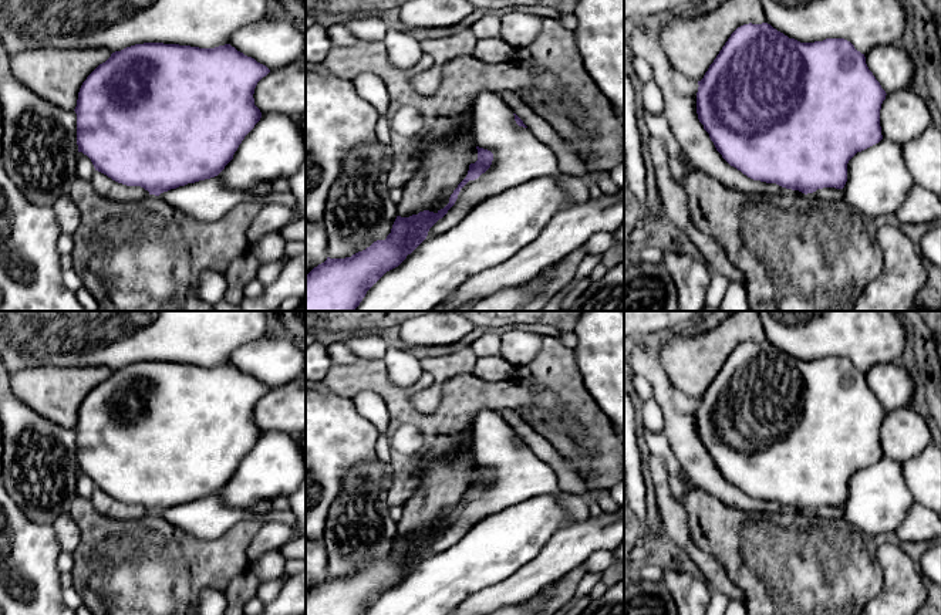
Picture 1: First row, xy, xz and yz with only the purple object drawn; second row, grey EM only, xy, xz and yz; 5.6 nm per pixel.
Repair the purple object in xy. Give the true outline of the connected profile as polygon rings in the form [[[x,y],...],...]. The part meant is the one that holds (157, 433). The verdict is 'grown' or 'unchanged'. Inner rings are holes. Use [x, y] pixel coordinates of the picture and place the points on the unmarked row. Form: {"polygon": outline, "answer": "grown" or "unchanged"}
{"polygon": [[[144,361],[127,365],[121,369],[115,369],[111,375],[100,382],[82,401],[75,432],[77,432],[77,463],[78,470],[87,473],[95,489],[107,493],[112,499],[127,504],[141,504],[149,510],[149,513],[159,514],[163,510],[195,501],[199,499],[210,497],[217,494],[225,484],[233,477],[235,470],[244,457],[244,455],[254,446],[260,439],[262,430],[254,423],[254,406],[257,401],[266,395],[270,388],[257,381],[254,376],[244,374],[230,362],[219,364],[215,366],[199,366],[179,362],[163,362],[163,361]]], "answer": "unchanged"}

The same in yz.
{"polygon": [[[768,341],[743,342],[731,352],[698,403],[699,440],[722,476],[753,499],[805,513],[823,506],[843,507],[849,479],[883,457],[880,428],[887,412],[869,388],[864,372],[844,357],[800,361]]], "answer": "unchanged"}

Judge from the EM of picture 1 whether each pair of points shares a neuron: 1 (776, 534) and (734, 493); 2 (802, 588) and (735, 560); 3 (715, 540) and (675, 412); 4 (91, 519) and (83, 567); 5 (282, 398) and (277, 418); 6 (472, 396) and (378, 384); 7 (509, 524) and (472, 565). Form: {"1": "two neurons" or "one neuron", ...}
{"1": "two neurons", "2": "one neuron", "3": "two neurons", "4": "one neuron", "5": "one neuron", "6": "one neuron", "7": "one neuron"}

